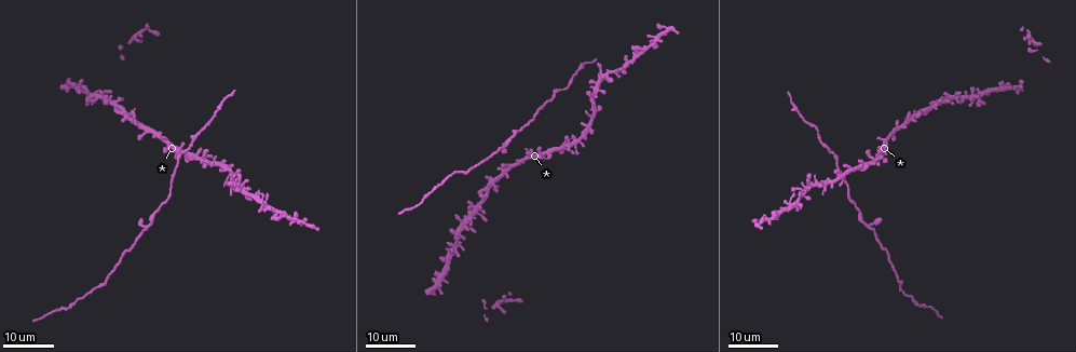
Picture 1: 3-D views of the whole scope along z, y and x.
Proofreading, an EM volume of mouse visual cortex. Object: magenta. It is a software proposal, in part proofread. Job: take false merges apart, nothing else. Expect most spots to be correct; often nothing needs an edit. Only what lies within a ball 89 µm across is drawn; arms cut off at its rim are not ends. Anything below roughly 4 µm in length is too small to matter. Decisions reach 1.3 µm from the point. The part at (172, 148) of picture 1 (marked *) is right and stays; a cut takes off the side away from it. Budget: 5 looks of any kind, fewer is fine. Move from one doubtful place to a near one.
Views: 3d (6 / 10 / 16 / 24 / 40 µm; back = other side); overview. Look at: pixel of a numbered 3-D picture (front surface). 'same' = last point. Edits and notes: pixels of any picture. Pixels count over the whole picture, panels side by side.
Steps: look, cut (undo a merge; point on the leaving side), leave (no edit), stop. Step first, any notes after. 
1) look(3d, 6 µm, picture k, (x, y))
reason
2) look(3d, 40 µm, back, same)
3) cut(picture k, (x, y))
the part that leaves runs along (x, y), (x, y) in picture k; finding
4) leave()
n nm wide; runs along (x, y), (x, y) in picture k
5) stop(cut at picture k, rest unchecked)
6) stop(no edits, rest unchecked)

look(3d, 24 µm, picture 1, (539, 151))

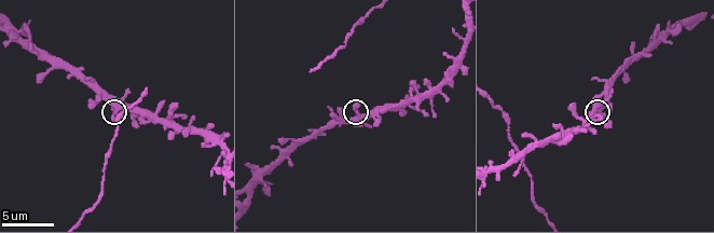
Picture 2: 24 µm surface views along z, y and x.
look(3d, 6 µm, picture 2, (115, 112))

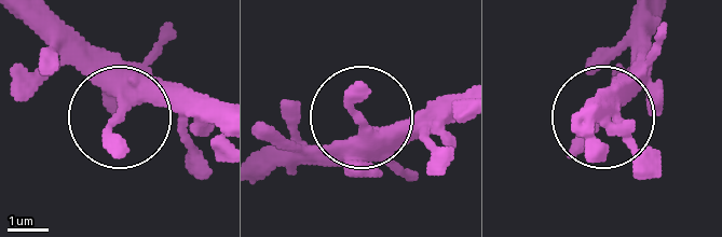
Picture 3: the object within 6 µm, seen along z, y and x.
look(3d, 6 µm, back, picture 3, (123, 111))
other side

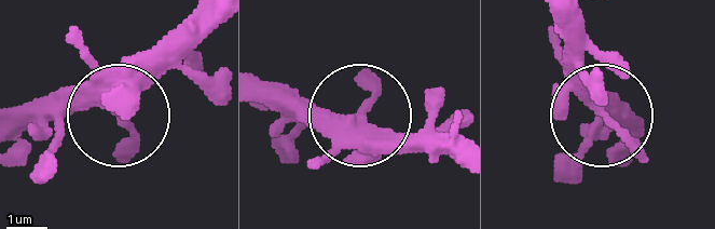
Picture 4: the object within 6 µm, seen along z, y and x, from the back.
leave()
320 nm wide; one neuron here

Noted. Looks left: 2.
look(3d, 6 µm, picture 2, (502, 108))
calibre changes

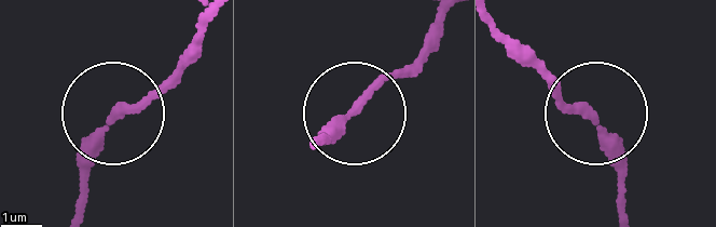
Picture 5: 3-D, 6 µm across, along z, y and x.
leave()
all the same neuron

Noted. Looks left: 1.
stop(no edits, rest unchecked)

